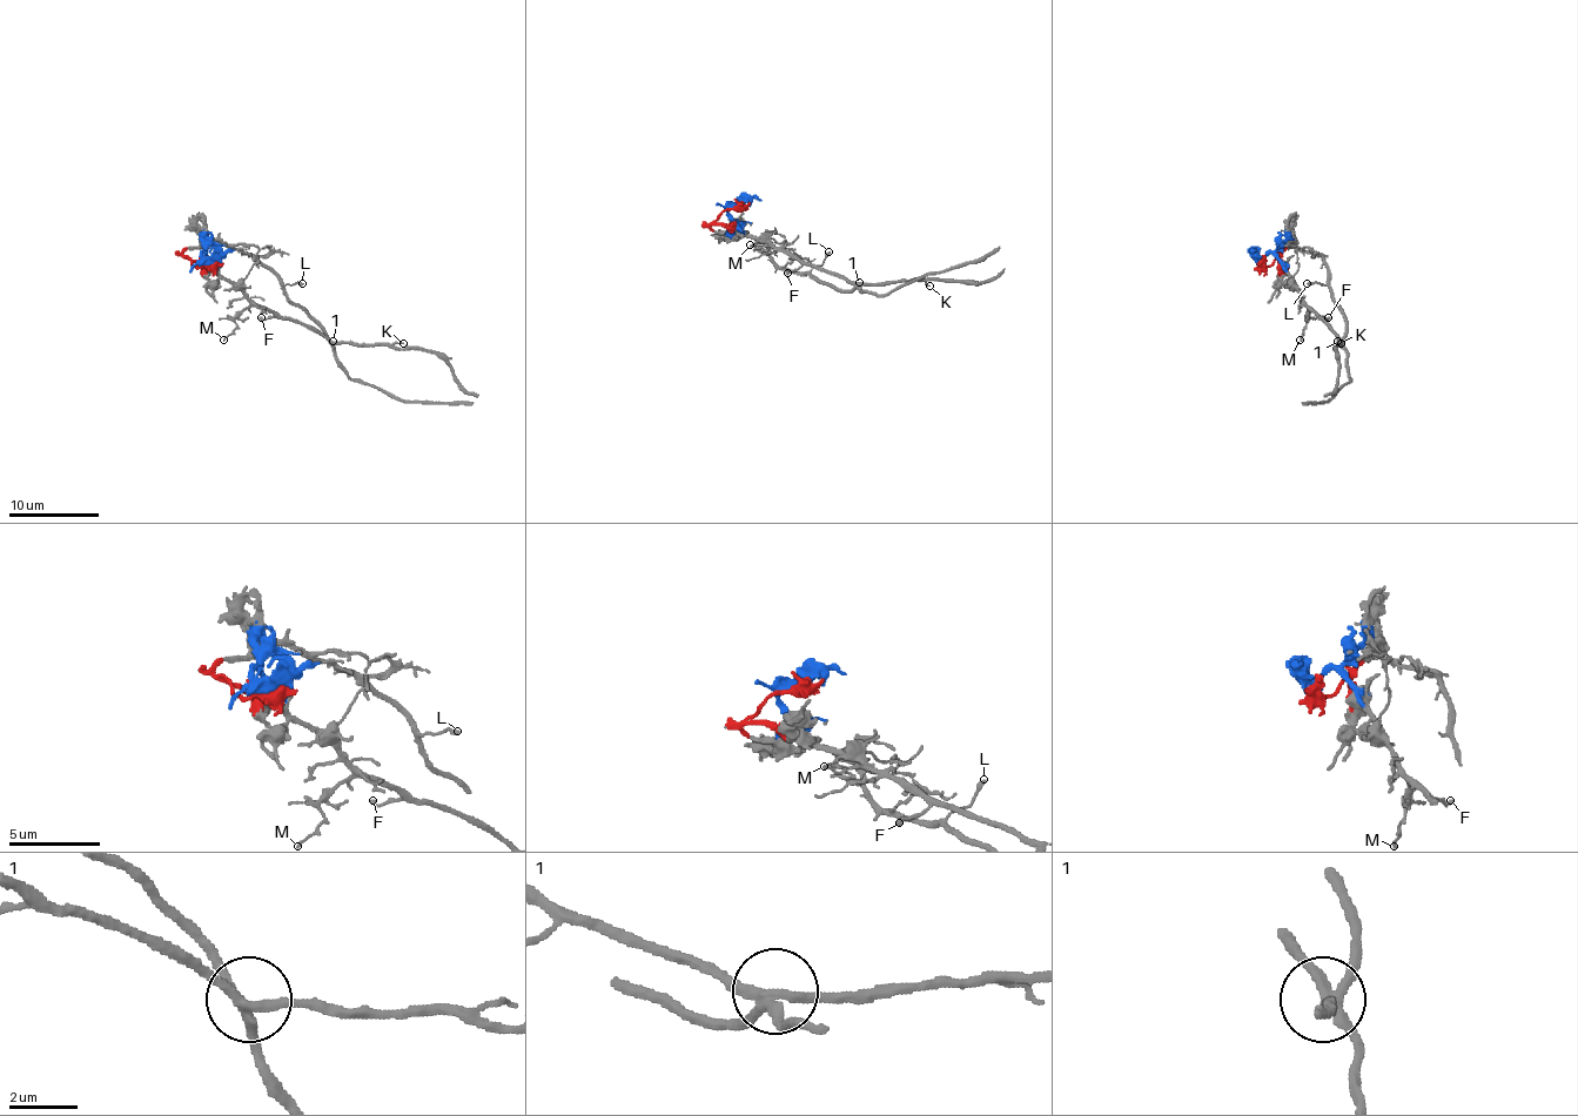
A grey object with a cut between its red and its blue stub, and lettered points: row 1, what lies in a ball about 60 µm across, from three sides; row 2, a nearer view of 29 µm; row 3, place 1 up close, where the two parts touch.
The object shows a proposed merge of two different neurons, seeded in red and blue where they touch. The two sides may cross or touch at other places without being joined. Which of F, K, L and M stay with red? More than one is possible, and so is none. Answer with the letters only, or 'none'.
L

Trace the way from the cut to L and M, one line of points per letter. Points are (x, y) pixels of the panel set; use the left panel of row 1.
L: (206, 263), (195, 266), (183, 253), (188, 248), (226, 241), (253, 257), (282, 282), (302, 284)
M: (206, 261), (201, 253), (249, 304), (223, 340)

